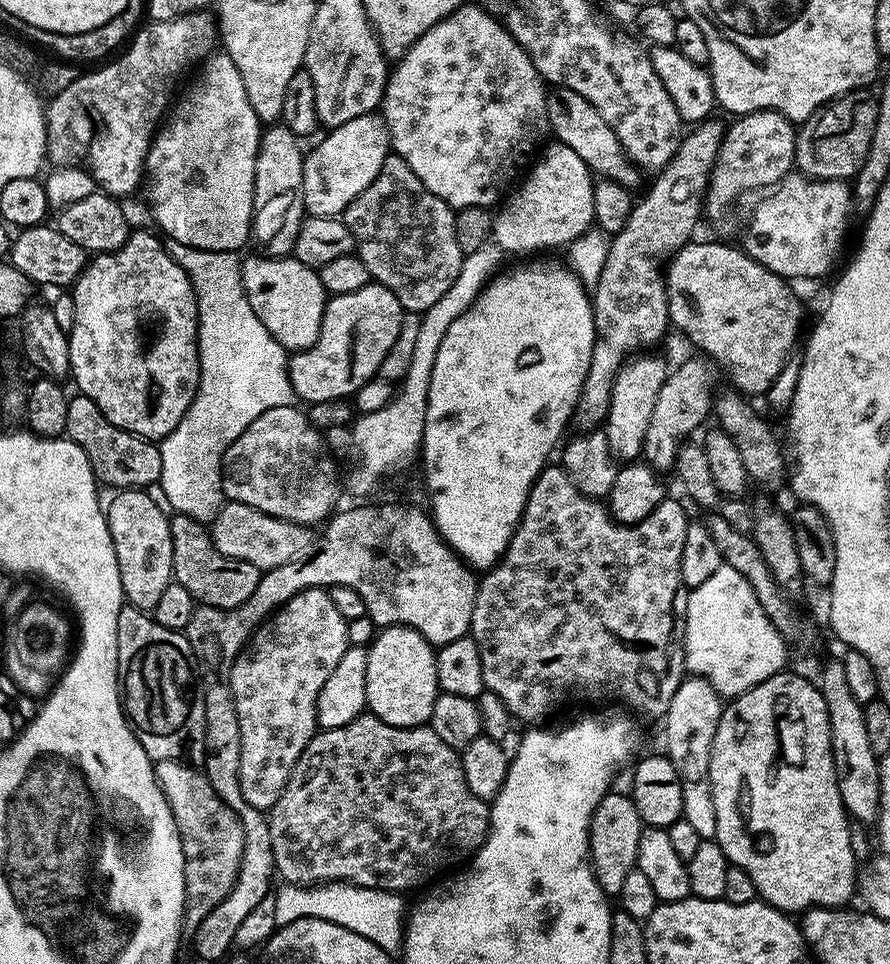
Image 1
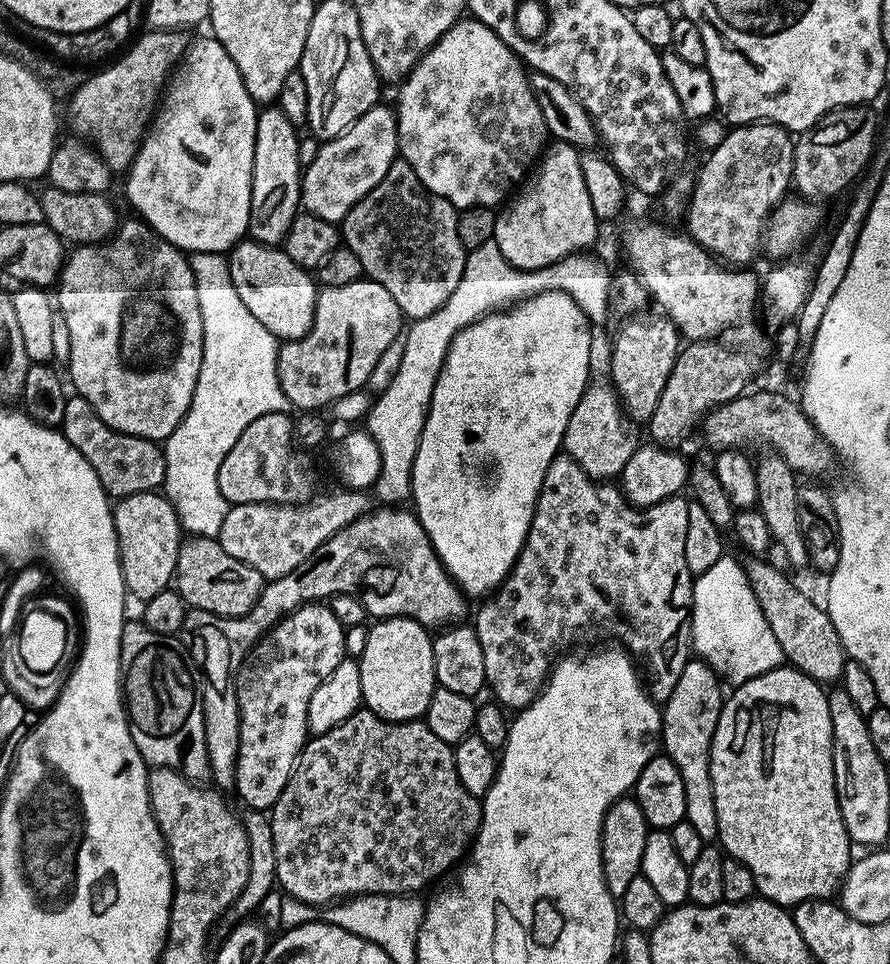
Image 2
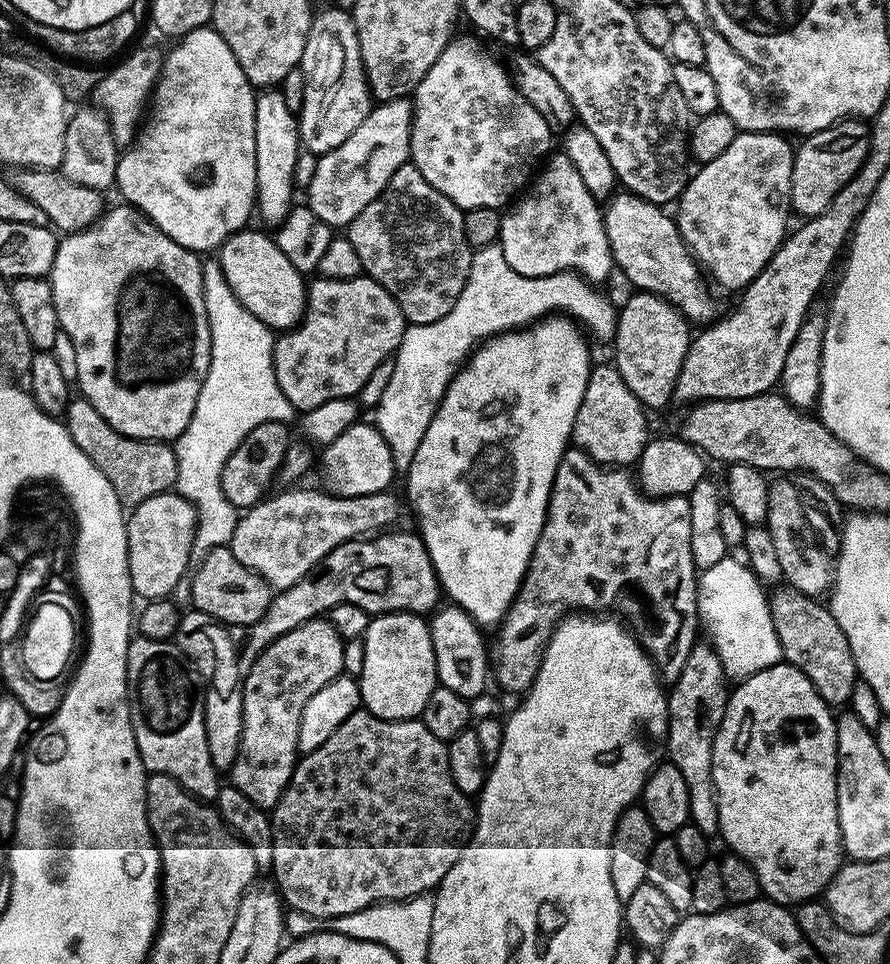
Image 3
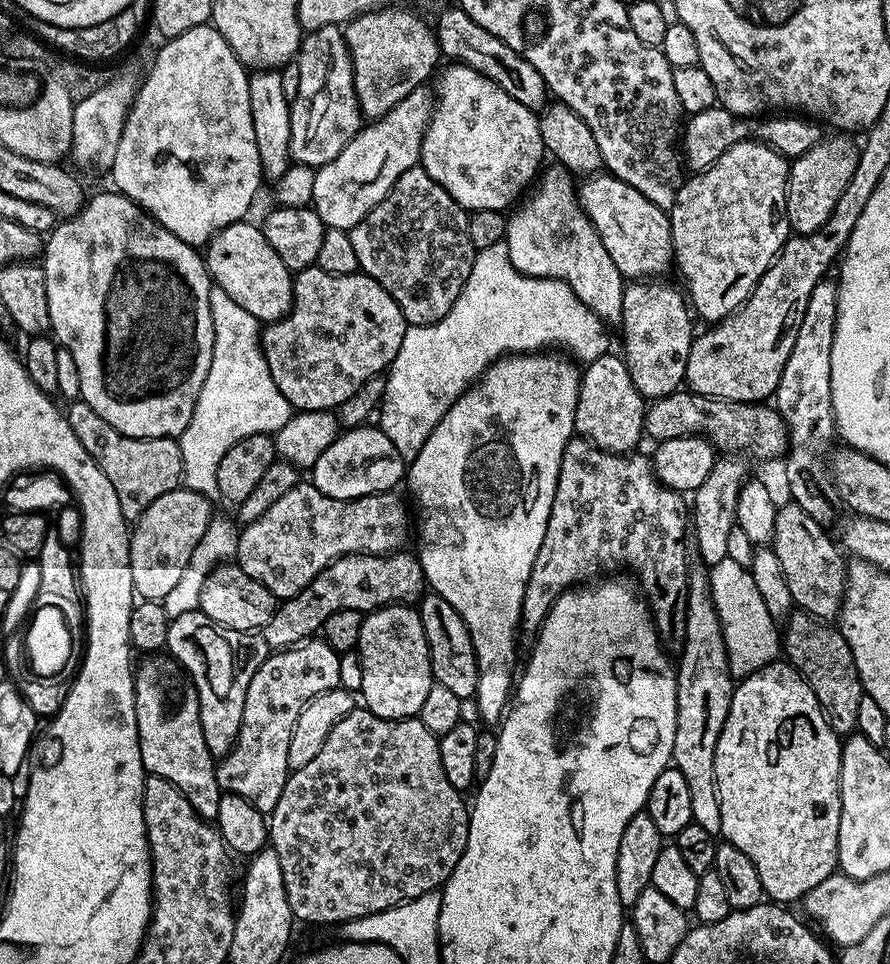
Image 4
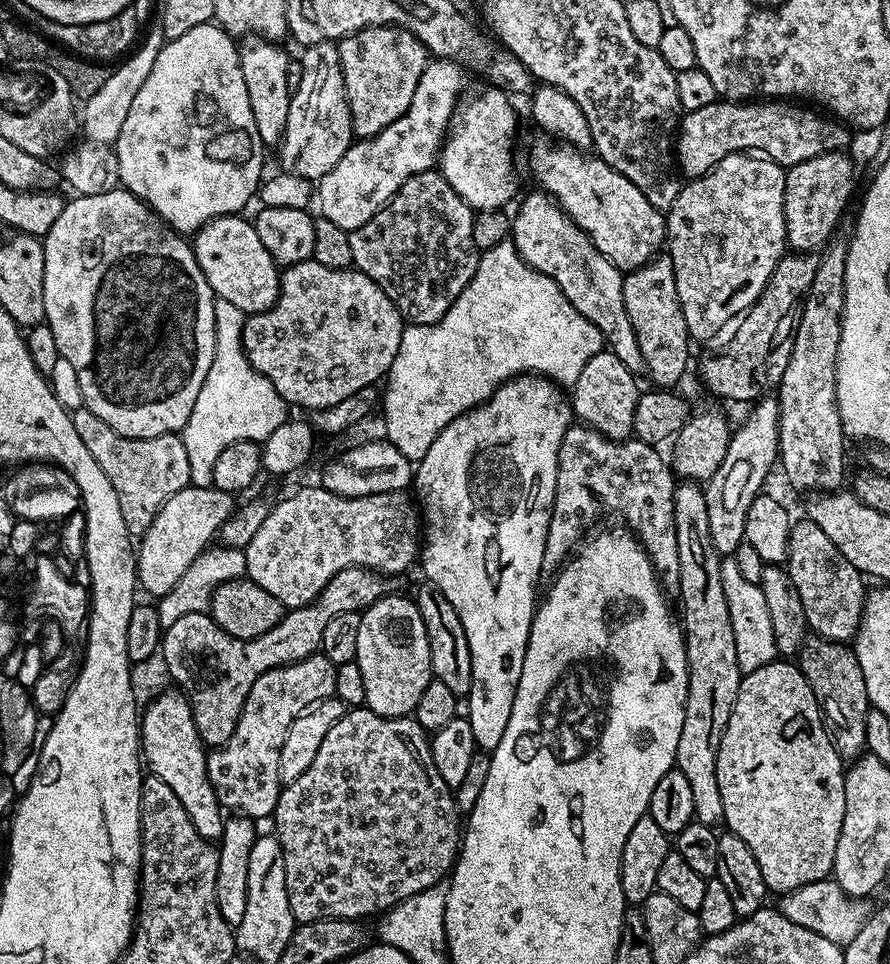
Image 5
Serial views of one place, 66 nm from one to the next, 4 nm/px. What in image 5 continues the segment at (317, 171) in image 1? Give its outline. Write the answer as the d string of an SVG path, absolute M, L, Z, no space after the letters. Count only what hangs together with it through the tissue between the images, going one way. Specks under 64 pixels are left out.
M429 59L406 114L390 122L377 136L357 139L342 154L334 170L318 181L319 215L350 233L370 222L406 178L429 171L444 147L452 113L458 107L456 95L464 88L464 75L465 69L455 60Z

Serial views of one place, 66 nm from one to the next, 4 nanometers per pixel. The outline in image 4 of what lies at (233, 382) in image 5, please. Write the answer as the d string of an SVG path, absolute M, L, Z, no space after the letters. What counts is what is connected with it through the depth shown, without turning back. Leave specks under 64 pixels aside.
M238 302L230 308L230 320L212 320L214 322L214 354L210 358L210 370L206 374L206 382L198 394L198 402L194 406L194 414L186 426L186 430L179 436L182 450L183 487L194 490L198 494L209 498L220 496L218 490L218 462L234 442L242 442L242 438L250 438L250 434L267 432L275 434L279 428L286 426L286 422L293 416L292 404L274 386L274 378L266 366L264 350L260 346L261 321L254 318L247 310L242 310Z

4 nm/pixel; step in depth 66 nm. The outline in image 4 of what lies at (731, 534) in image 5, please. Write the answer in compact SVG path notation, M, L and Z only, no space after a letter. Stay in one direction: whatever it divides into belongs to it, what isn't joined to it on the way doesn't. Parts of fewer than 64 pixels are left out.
M734 456L719 457L710 470L710 475L702 482L702 485L692 494L691 519L694 546L698 548L697 555L710 568L722 562L727 556L728 537L730 530L736 523L736 508L738 504L739 492L745 483L748 473L746 473L746 463L743 459Z

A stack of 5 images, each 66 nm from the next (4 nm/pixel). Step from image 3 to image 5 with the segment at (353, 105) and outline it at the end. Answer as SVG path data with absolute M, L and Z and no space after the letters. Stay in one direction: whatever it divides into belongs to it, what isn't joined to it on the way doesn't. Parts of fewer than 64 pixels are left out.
M335 43L313 44L307 49L308 52L302 56L304 69L300 85L296 87L290 102L290 114L286 114L286 130L283 141L279 145L280 168L292 175L301 175L313 182L318 182L346 154L346 150L354 143L354 133L352 130L352 115L350 106L346 98L344 89L344 79L340 69L340 50Z

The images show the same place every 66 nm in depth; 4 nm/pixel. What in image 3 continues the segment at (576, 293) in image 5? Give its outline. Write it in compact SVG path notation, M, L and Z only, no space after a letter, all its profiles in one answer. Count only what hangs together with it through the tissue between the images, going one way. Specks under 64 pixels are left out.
M563 154L549 155L527 191L503 213L498 243L502 254L506 254L506 262L510 262L510 270L518 270L518 274L523 276L549 276L559 272L574 272L577 276L583 276L589 284L600 286L600 283L614 272L612 251L606 238L601 205L592 197L590 190L586 190L586 182L582 182L578 166L574 166L574 162L570 162L570 158Z

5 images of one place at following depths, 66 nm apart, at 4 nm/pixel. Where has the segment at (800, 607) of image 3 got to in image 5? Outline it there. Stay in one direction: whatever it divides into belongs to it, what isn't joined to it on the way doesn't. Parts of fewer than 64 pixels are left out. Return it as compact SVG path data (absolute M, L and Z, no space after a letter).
M812 634L800 647L798 667L806 682L810 682L810 690L814 690L814 698L828 727L828 737L840 759L851 762L857 756L865 755L866 714L870 705L866 694L866 678L862 678L862 666L858 666L855 651L847 643Z

